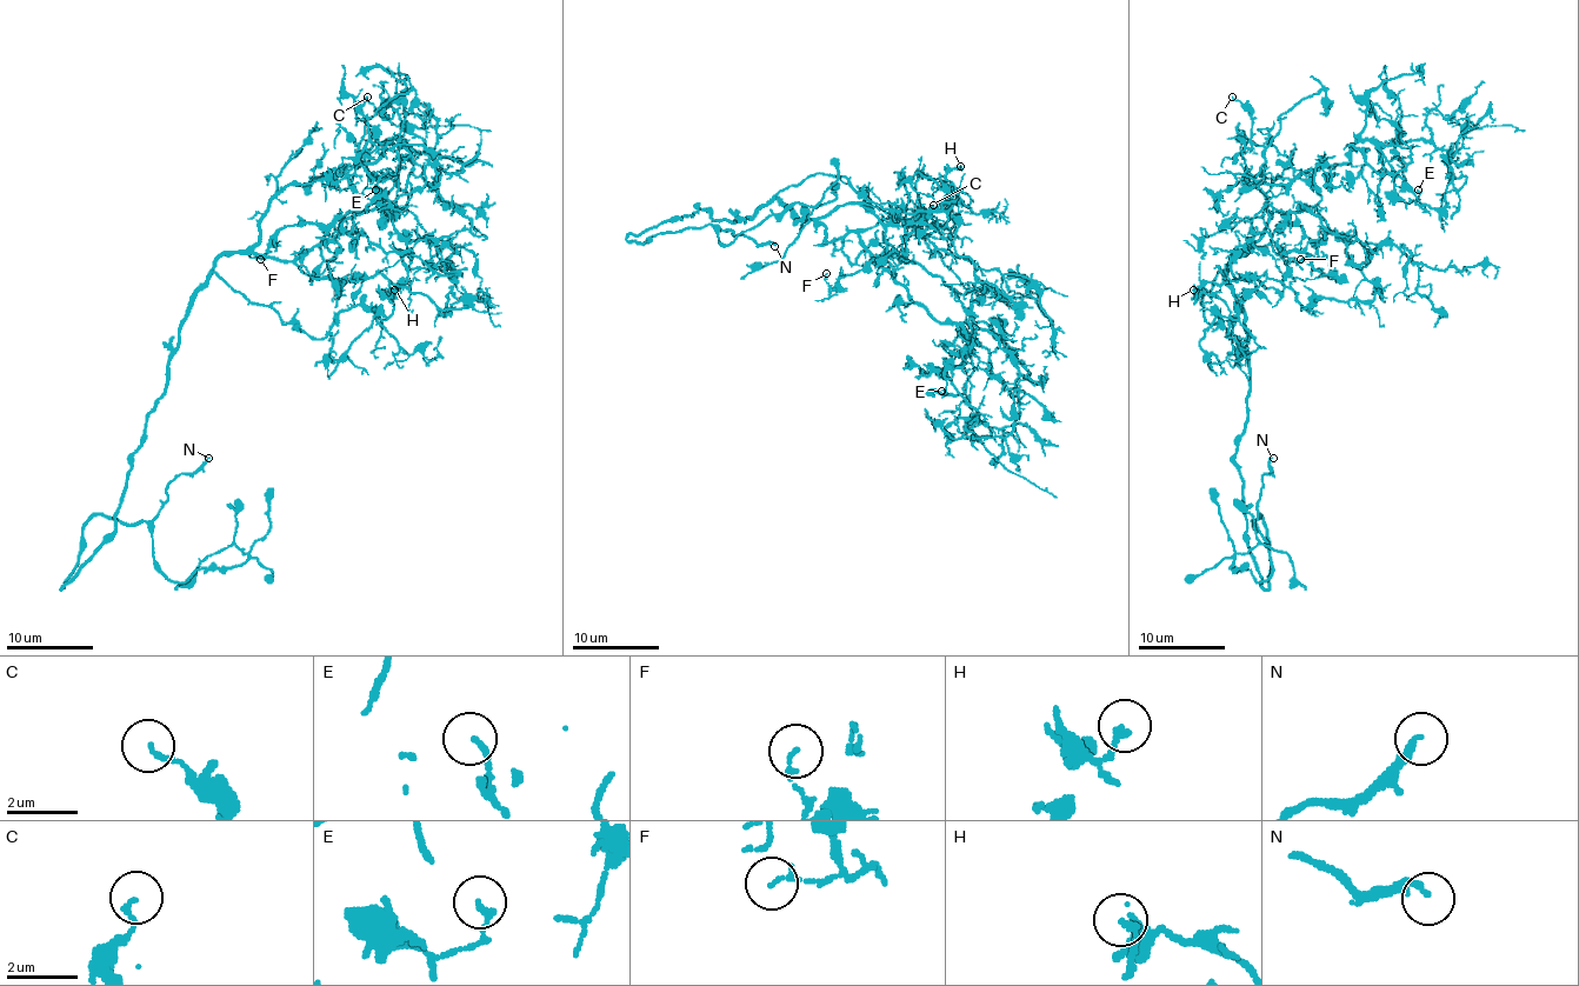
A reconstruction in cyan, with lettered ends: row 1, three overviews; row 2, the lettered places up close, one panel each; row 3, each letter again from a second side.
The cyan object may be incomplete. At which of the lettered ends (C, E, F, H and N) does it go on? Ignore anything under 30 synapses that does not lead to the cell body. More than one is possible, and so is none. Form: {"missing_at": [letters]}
{"missing_at": ["N"]}

